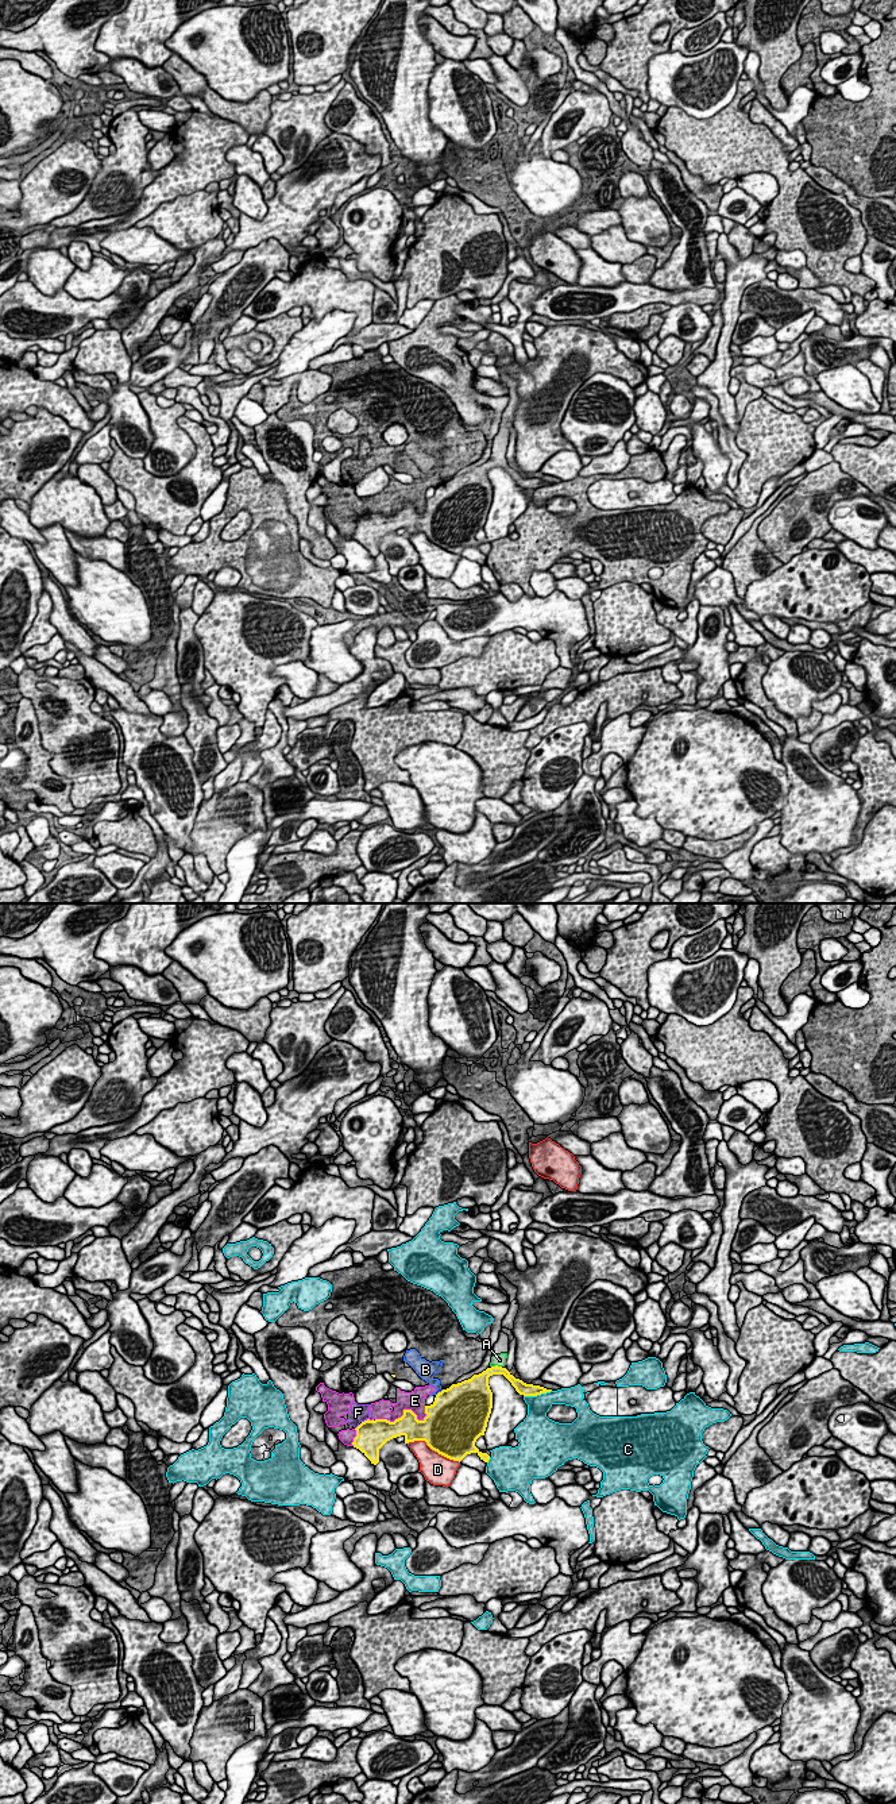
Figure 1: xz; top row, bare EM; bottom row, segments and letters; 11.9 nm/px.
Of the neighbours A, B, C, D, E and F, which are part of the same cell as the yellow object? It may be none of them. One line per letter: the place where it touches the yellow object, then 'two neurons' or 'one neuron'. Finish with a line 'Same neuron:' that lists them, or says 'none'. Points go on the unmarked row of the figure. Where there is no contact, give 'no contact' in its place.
A: xz (495, 458) | one neuron
B: xz (439, 485) | two neurons
C: xz (537, 486) | two neurons
D: xz (433, 542) | two neurons
E: xz (405, 502) | two neurons
F: xz (356, 520) | two neurons
Same neuron: A

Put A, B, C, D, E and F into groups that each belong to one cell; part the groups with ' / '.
A / B E F / C / D

